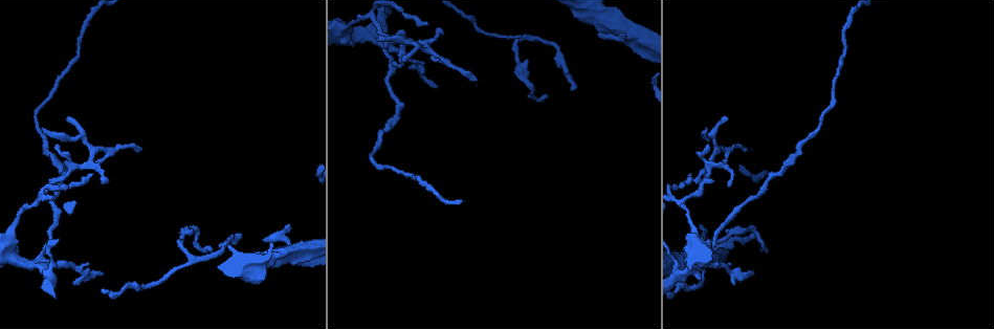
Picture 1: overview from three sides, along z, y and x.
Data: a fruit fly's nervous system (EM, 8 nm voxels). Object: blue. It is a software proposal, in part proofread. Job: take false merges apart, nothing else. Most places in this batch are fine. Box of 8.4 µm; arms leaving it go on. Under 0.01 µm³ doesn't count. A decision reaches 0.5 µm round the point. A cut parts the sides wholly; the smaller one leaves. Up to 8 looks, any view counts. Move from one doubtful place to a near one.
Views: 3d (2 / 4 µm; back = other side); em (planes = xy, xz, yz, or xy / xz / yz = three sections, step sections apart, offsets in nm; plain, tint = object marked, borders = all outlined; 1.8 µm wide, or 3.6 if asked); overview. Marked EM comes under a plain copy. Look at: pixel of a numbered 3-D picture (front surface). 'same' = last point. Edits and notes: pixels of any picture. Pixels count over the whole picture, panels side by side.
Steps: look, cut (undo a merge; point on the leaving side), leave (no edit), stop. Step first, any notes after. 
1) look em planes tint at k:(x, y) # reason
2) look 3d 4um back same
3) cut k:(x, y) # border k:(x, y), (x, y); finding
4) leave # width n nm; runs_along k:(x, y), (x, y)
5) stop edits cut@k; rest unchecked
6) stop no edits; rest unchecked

look 3d 2um back at 1:(369, 35) # four-way junction

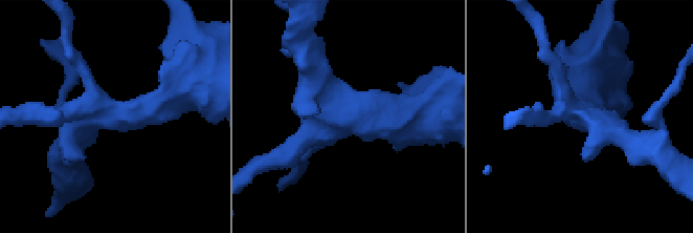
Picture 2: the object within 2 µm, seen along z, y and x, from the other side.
look em 3.6um planes tint at 2:(351, 114) # arms 4

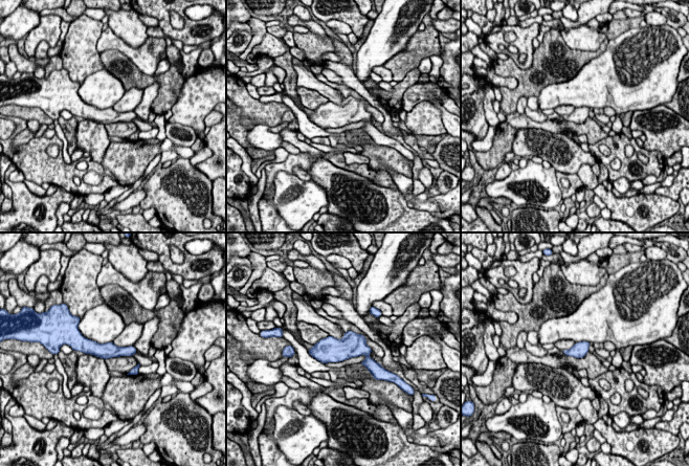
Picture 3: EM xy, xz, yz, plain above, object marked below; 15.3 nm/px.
leave # width 240 nm; runs_along 3:(80, 344), (97, 350), (132, 351); continuous, no second cell

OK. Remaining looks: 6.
look 3d 2um at 1:(709, 173) # two arms in line, one across

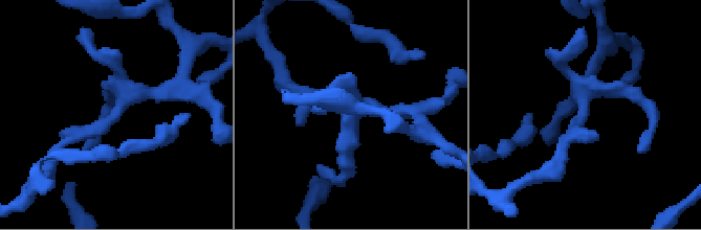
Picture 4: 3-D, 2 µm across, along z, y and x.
look em planes tint at 4:(121, 109)

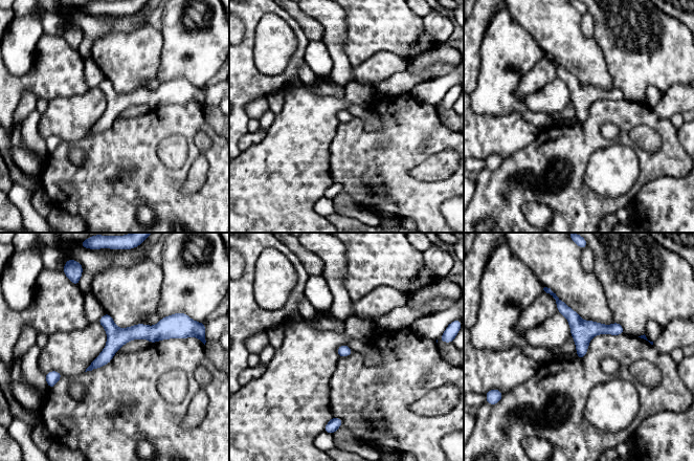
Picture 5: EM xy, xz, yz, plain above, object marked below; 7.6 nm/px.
leave # runs_along 5:(173, 334), (125, 334), (92, 366); all the same cell

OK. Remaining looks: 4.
look em yz step 16 tint at 1:(291, 253) # branch point

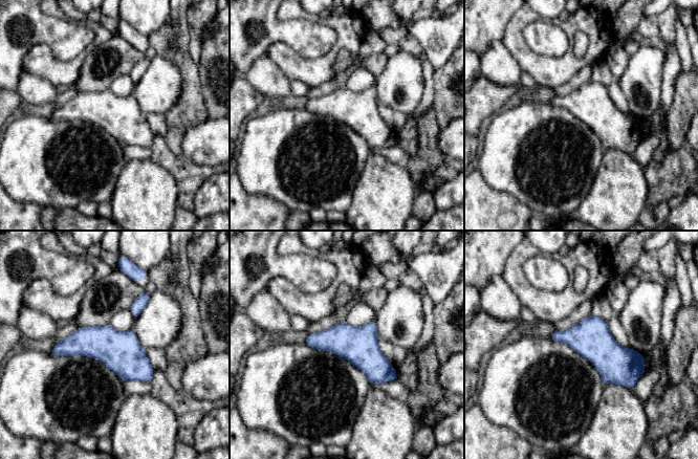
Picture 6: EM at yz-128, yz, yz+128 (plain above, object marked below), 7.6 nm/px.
look em planes borders same # cut it another way

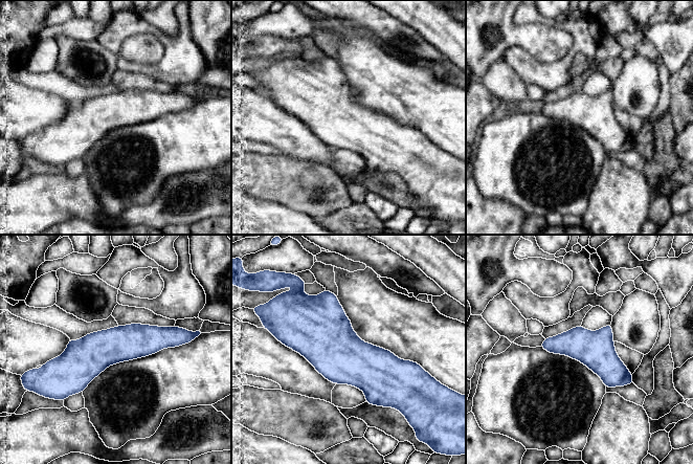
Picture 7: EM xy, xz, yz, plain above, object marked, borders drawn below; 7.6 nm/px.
leave # runs_along 7:(176, 340), (52, 363); all the same cell

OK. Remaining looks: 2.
stop no edits; rest unchecked

